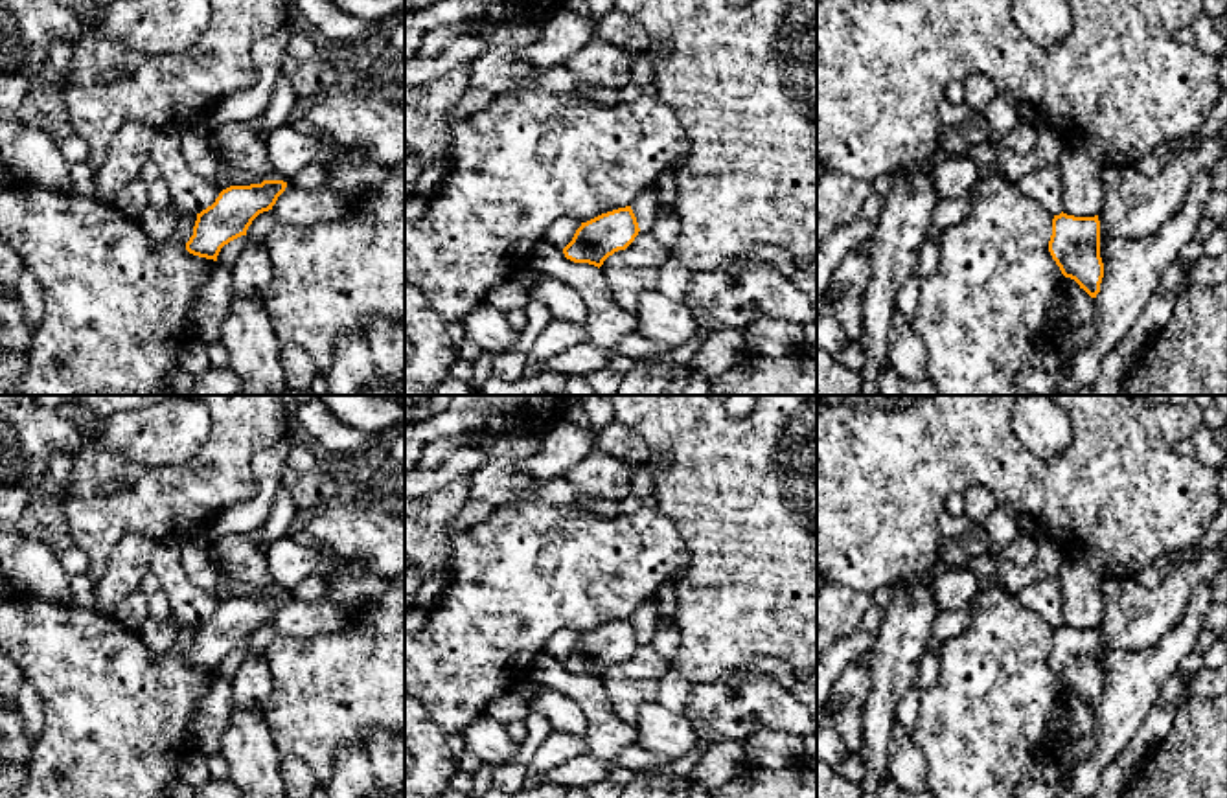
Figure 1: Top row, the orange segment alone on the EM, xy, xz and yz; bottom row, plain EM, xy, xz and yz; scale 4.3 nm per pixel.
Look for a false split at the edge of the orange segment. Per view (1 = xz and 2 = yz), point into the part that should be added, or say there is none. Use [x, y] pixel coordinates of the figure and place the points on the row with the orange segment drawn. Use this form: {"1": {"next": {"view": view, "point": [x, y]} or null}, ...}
{"1": {"next": null}, "2": {"next": null}}

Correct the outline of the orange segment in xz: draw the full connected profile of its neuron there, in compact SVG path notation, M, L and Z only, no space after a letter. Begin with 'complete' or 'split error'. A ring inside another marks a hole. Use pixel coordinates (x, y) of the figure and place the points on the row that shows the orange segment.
complete; M631 206L618 208L581 222L563 254L574 263L589 263L600 268L609 256L625 250L638 232Z

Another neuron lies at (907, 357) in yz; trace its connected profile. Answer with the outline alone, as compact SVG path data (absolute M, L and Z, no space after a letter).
M898 307L889 338L889 364L901 381L925 379L927 351Z

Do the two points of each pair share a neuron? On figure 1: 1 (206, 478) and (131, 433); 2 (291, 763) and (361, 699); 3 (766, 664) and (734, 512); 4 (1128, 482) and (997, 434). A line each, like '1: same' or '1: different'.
1: different
2: different
3: different
4: same

